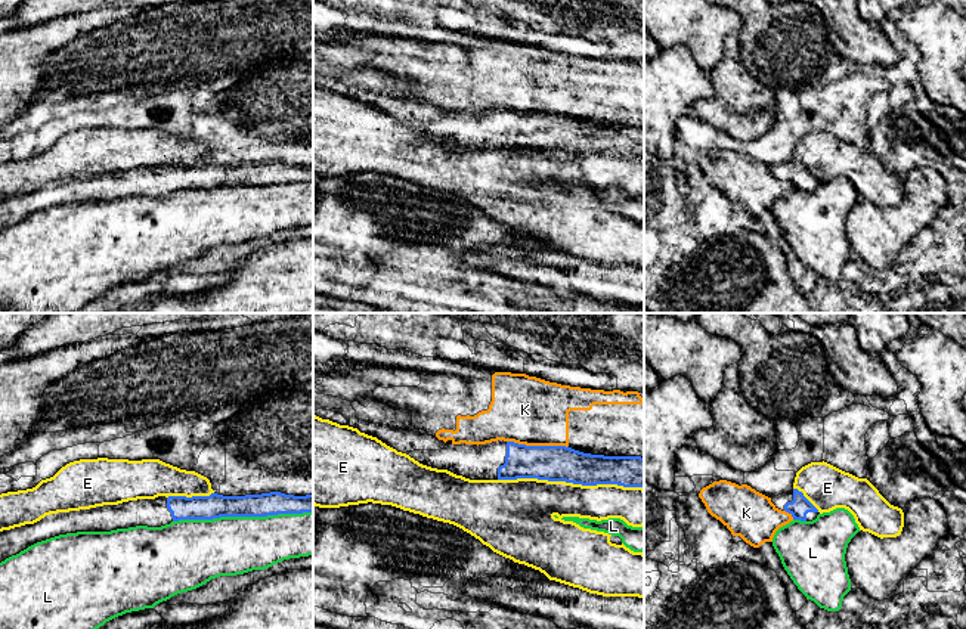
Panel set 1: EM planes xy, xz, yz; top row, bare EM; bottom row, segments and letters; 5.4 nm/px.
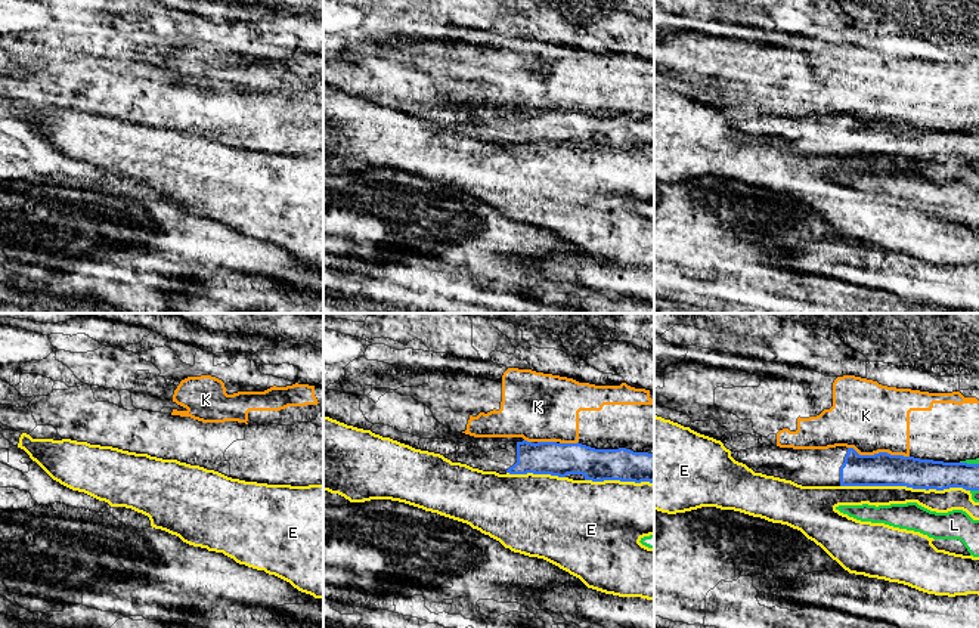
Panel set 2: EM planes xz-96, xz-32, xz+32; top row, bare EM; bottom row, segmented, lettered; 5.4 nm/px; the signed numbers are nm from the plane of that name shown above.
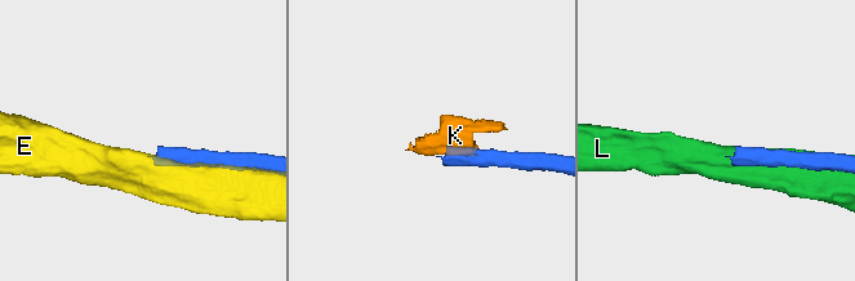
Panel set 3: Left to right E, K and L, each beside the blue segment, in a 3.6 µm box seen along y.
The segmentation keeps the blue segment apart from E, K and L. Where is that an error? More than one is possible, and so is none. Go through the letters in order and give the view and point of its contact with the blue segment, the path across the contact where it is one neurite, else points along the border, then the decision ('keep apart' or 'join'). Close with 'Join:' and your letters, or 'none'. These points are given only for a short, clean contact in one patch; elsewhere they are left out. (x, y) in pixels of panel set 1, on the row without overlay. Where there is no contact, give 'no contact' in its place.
E: contact xz (570, 151); keep apart
K: contact xz (538, 115); border xz (507, 110), (526, 114), (567, 115); keep apart
L: contact xy (242, 185); keep apart
Join: none

